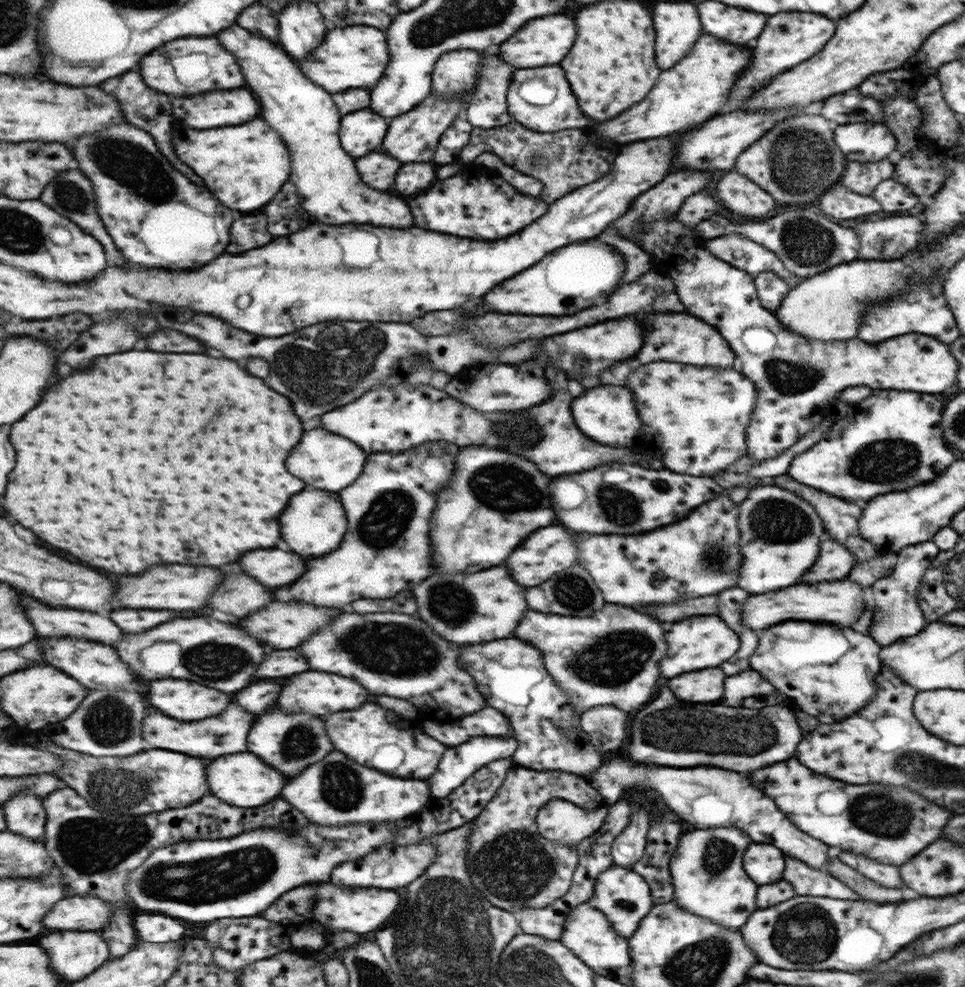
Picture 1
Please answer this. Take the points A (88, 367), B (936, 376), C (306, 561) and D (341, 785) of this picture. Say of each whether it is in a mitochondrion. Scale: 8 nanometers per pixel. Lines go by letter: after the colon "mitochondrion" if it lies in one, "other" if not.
A: other
B: other
C: other
D: mitochondrion

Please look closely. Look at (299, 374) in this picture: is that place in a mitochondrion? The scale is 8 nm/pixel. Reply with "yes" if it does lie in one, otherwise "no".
yes

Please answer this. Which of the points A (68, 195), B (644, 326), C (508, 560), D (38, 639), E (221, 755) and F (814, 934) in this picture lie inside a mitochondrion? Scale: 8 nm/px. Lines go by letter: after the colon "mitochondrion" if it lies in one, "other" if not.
A: mitochondrion
B: other
C: other
D: other
E: other
F: mitochondrion

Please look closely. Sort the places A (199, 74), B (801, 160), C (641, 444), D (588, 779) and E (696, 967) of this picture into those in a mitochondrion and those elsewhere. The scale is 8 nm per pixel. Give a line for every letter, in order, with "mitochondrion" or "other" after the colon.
A: other
B: mitochondrion
C: other
D: other
E: mitochondrion

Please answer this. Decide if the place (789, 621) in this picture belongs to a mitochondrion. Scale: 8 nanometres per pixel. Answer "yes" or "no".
no

